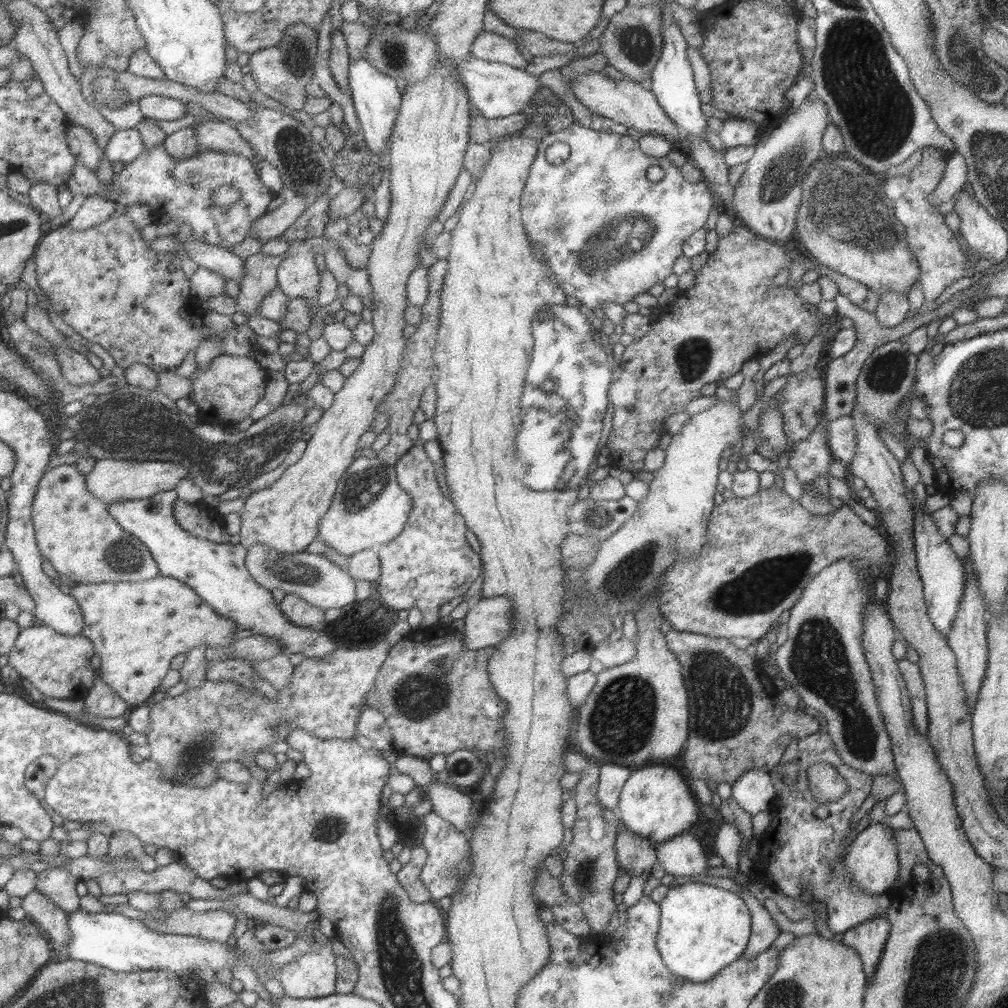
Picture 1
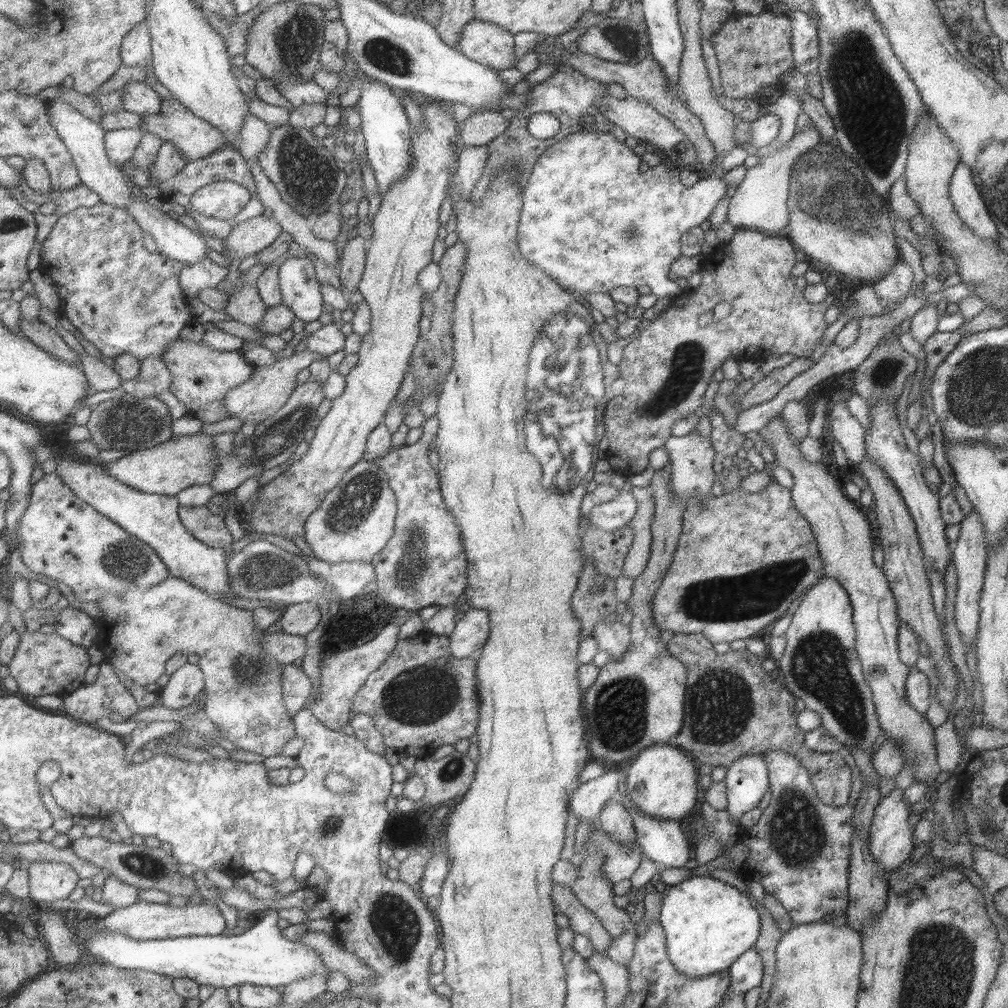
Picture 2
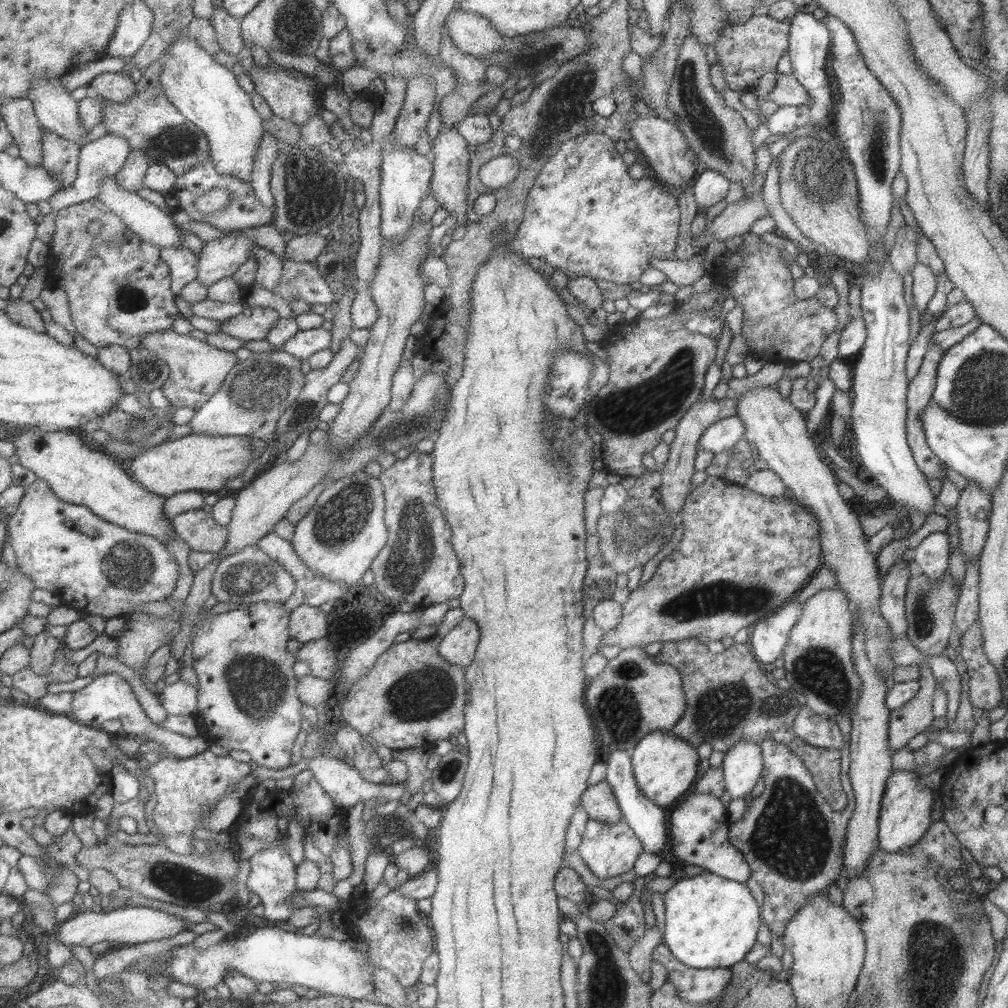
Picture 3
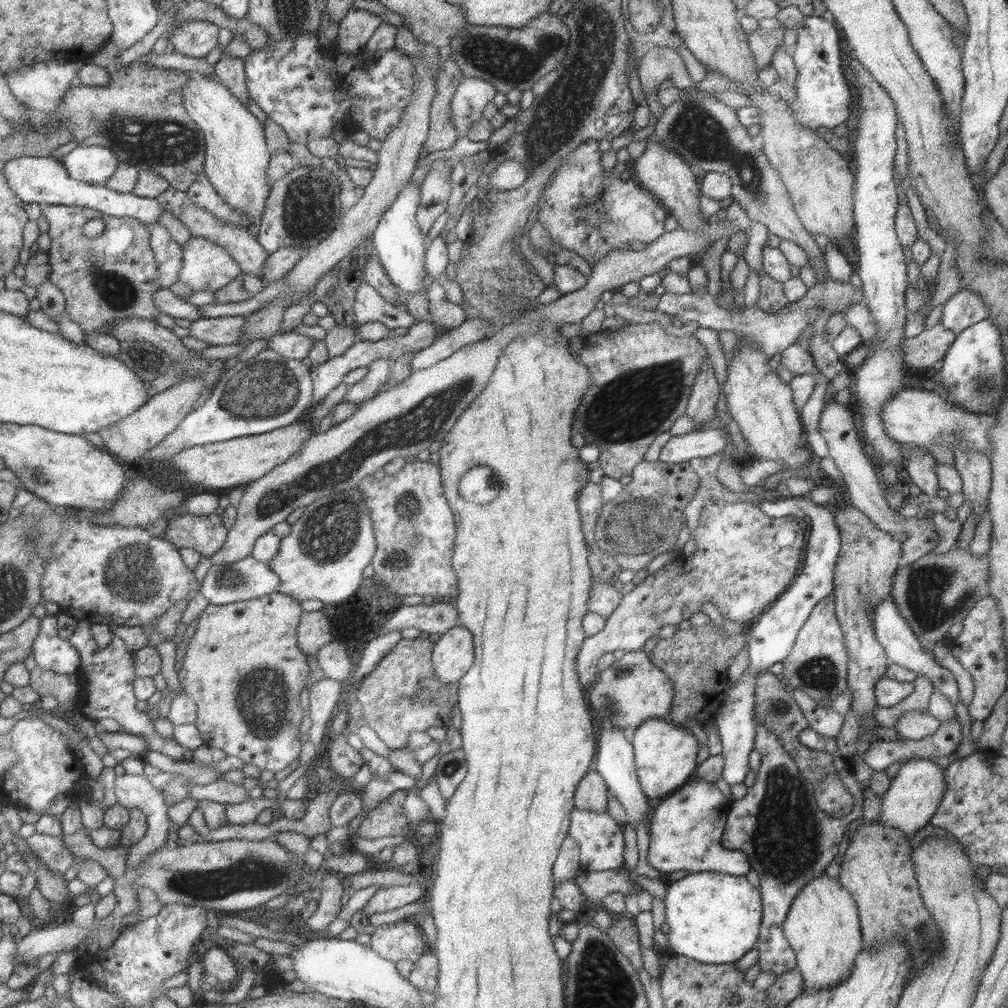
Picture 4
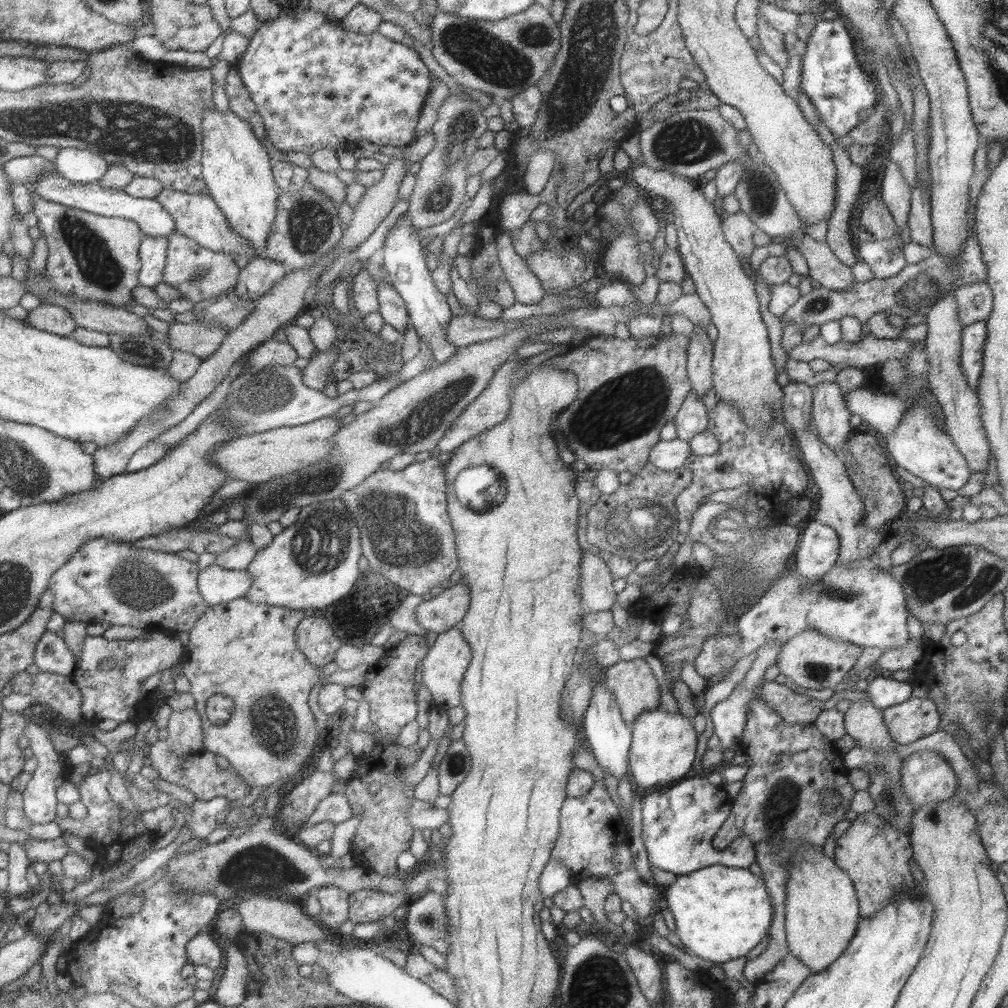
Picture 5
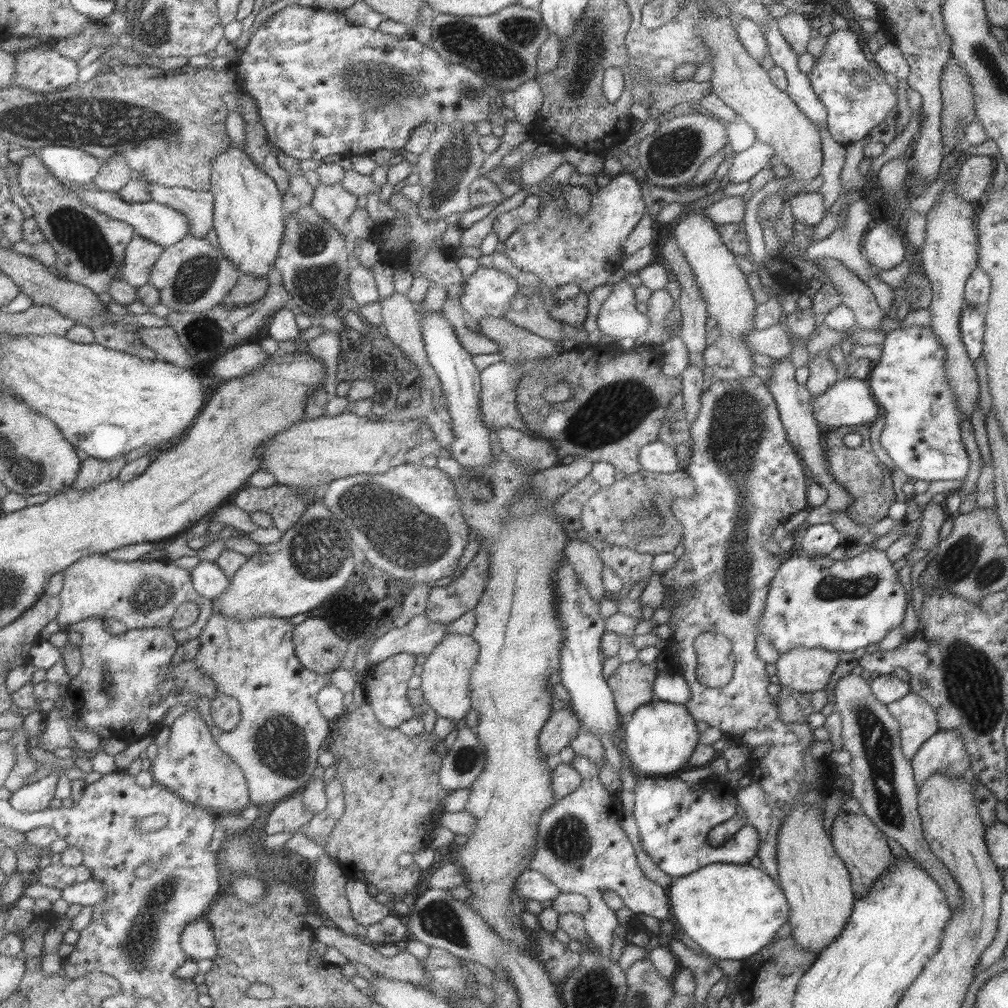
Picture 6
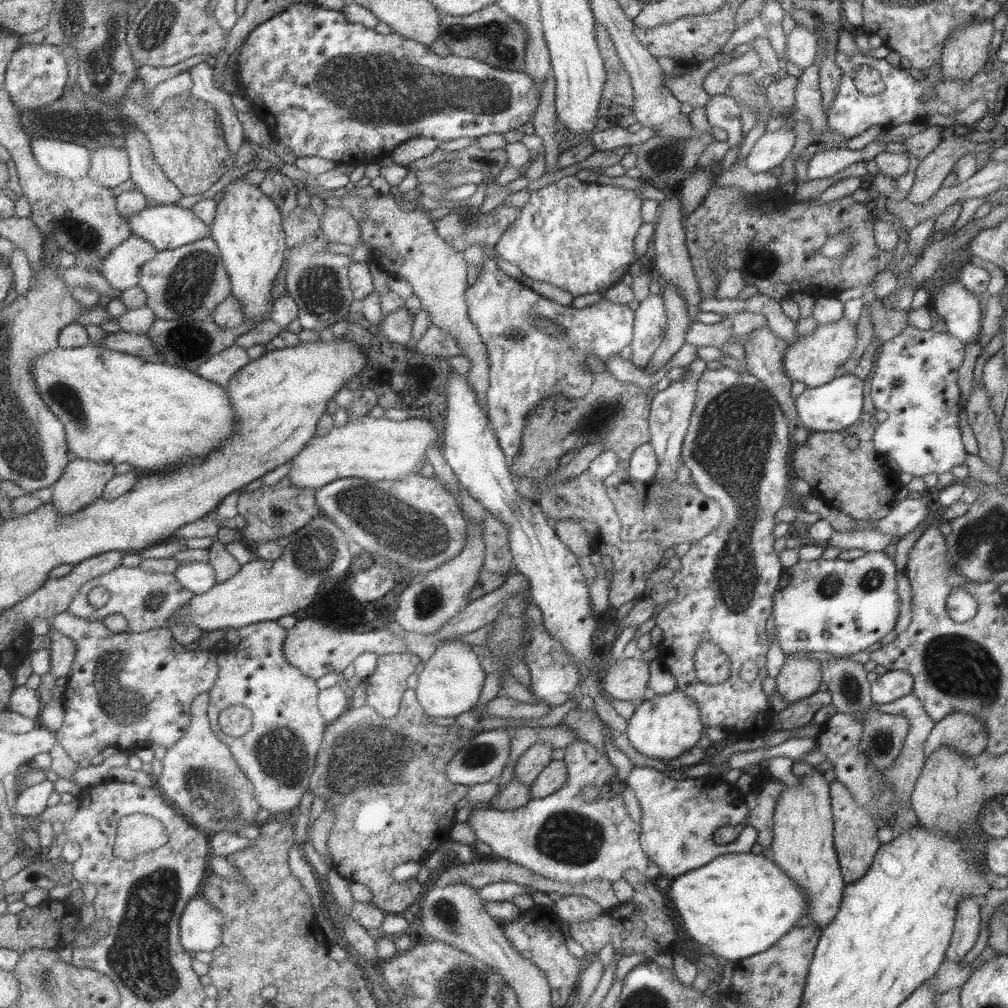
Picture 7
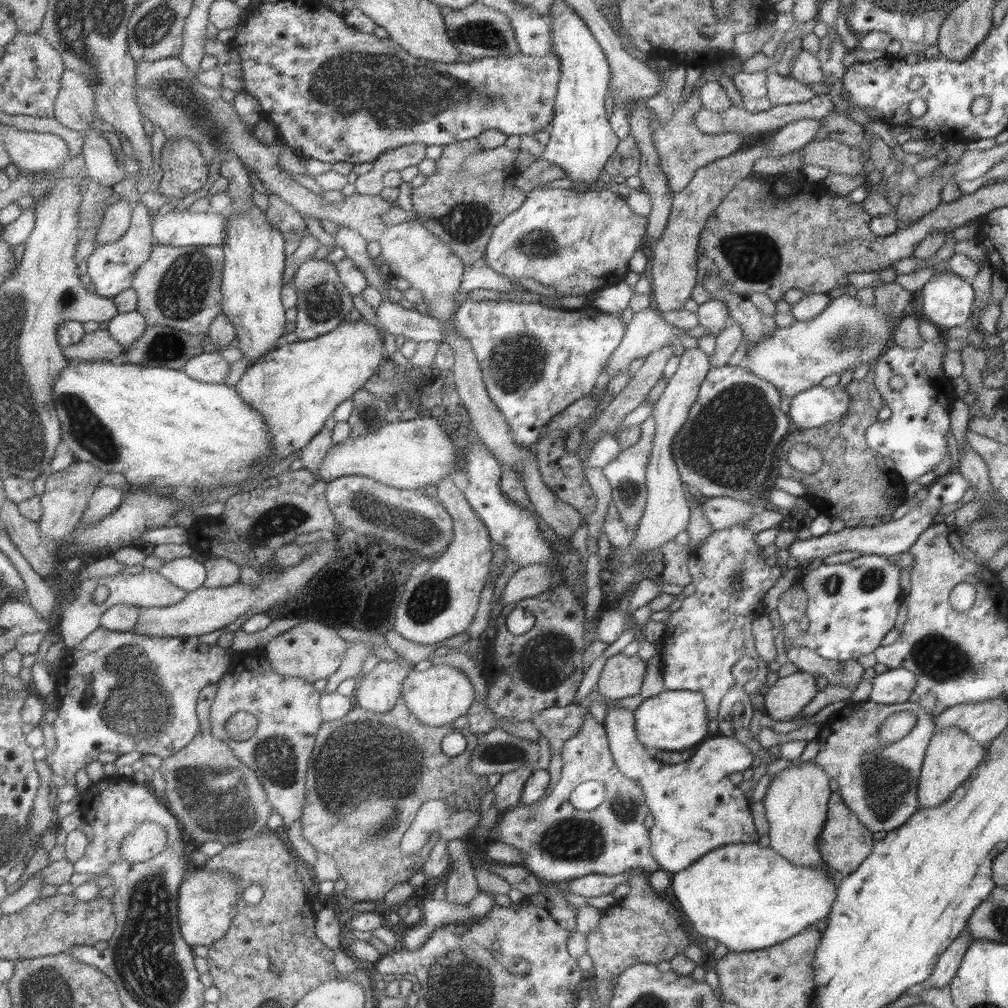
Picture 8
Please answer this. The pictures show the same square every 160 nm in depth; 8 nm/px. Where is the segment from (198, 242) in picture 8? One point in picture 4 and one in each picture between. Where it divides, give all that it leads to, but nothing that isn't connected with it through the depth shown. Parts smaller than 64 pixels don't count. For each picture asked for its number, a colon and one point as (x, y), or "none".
4: (45, 181)
5: (155, 222)
6: (160, 224)
7: (167, 227)

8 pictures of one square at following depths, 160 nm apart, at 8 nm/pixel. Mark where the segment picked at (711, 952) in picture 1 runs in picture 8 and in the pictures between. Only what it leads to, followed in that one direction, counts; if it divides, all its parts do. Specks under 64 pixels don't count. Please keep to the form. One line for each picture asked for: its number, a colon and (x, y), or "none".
2: (707, 923)
3: (709, 922)
4: (714, 918)
5: (720, 913)
6: (731, 911)
7: (738, 904)
8: (746, 897)

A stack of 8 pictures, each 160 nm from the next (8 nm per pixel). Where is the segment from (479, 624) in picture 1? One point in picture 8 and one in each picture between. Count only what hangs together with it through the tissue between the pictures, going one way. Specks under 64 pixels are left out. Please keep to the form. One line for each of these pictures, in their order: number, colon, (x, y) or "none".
2: (470, 632)
3: (458, 646)
4: (452, 654)
5: (442, 668)
6: (444, 686)
7: (450, 683)
8: (437, 696)

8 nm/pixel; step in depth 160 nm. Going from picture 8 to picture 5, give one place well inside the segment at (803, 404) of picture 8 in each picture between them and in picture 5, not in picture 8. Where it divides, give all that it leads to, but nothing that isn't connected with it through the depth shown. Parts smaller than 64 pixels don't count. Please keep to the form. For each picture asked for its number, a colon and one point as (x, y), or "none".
5: (882, 411)
6: (848, 401)
7: (832, 406)

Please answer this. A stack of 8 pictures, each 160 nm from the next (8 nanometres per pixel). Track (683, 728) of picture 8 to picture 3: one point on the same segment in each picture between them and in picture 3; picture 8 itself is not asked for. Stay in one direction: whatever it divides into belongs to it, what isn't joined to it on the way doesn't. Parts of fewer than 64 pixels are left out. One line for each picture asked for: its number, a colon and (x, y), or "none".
3: (664, 767)
4: (664, 754)
5: (663, 746)
6: (659, 738)
7: (662, 726)

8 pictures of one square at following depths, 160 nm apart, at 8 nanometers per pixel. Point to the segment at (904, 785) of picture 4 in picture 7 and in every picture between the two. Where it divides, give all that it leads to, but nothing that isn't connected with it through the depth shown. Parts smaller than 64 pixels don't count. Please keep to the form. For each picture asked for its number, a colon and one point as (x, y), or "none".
5: (926, 776)
6: (943, 752)
7: (963, 733)

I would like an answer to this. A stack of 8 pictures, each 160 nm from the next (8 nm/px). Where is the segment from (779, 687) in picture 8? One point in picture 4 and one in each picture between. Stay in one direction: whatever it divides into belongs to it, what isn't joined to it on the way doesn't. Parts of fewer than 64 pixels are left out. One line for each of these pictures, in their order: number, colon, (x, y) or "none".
4: (816, 665)
5: (811, 660)
6: (805, 670)
7: (799, 678)

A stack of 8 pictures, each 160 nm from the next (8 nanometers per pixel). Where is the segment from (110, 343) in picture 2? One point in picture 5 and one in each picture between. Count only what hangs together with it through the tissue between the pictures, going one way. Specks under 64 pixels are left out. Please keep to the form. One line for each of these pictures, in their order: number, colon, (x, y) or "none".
3: (118, 286)
4: (110, 278)
5: (97, 258)

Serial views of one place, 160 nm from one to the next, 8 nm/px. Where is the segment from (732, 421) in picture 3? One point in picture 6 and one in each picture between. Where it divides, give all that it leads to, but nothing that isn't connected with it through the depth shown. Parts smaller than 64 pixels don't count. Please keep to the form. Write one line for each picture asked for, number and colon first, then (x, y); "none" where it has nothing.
4: (702, 442)
5: (666, 455)
6: (655, 457)

